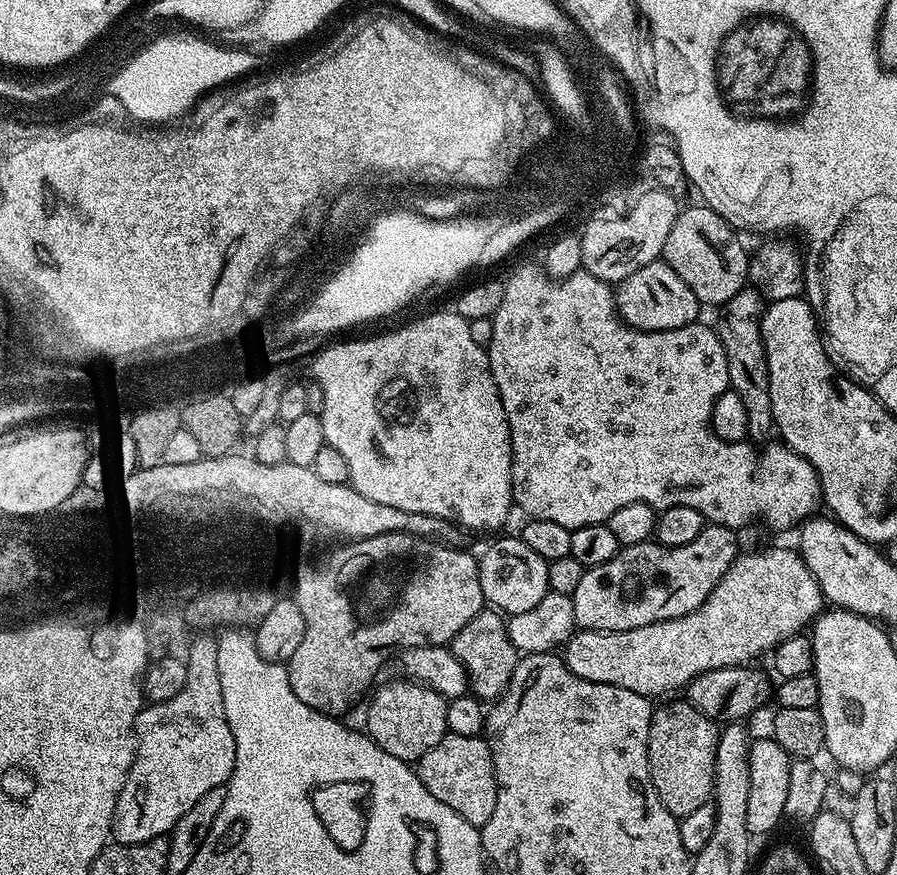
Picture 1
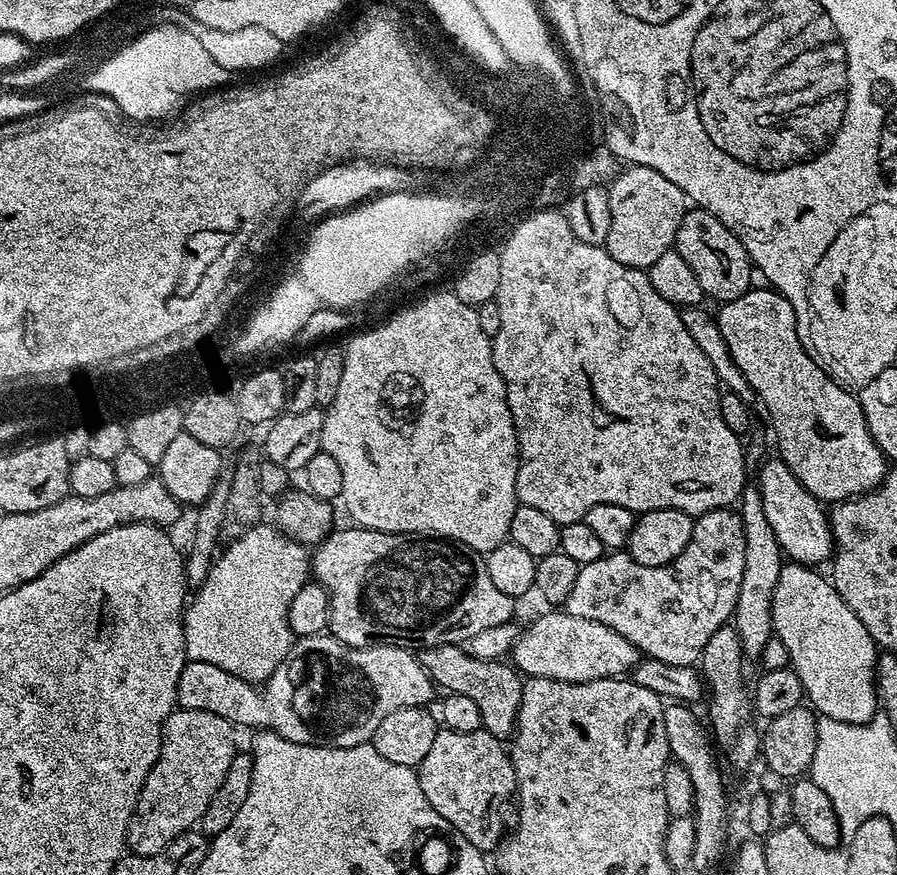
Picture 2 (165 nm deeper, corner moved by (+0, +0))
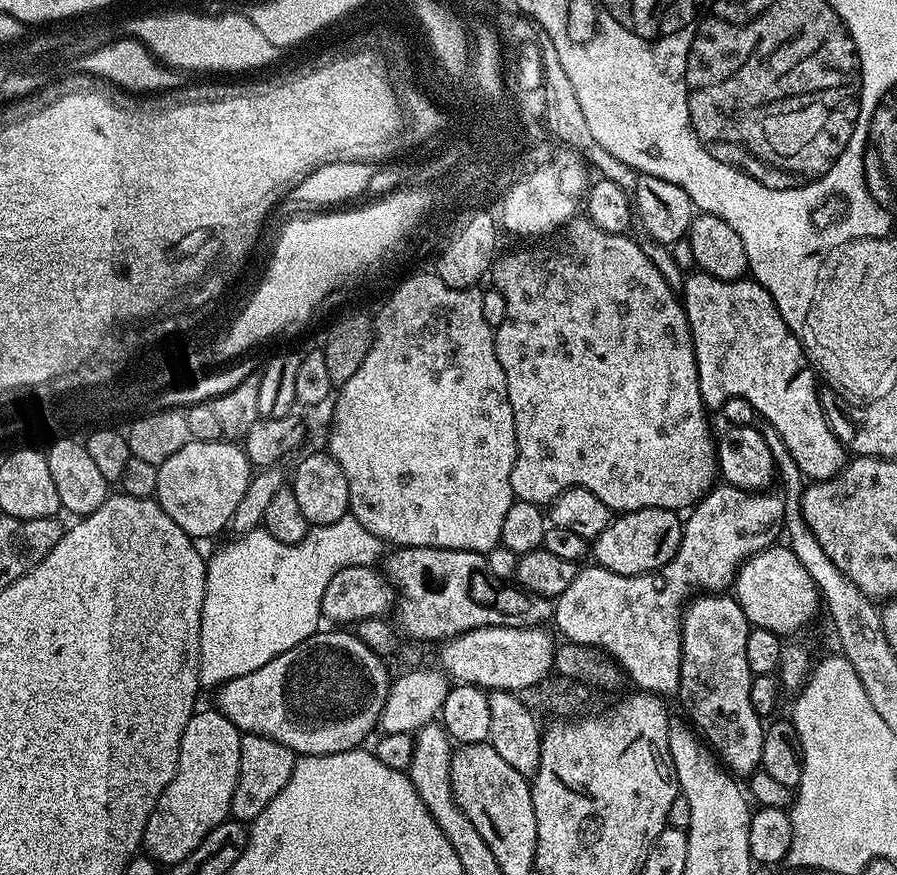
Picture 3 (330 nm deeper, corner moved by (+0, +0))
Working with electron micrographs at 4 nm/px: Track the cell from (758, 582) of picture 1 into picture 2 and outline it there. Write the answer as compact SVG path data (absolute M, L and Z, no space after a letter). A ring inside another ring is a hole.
M548 610L528 629L519 633L513 645L510 660L525 677L554 678L571 684L581 684L591 680L610 680L631 673L640 663L642 653L622 634L590 622L590 618L578 618L567 610Z

